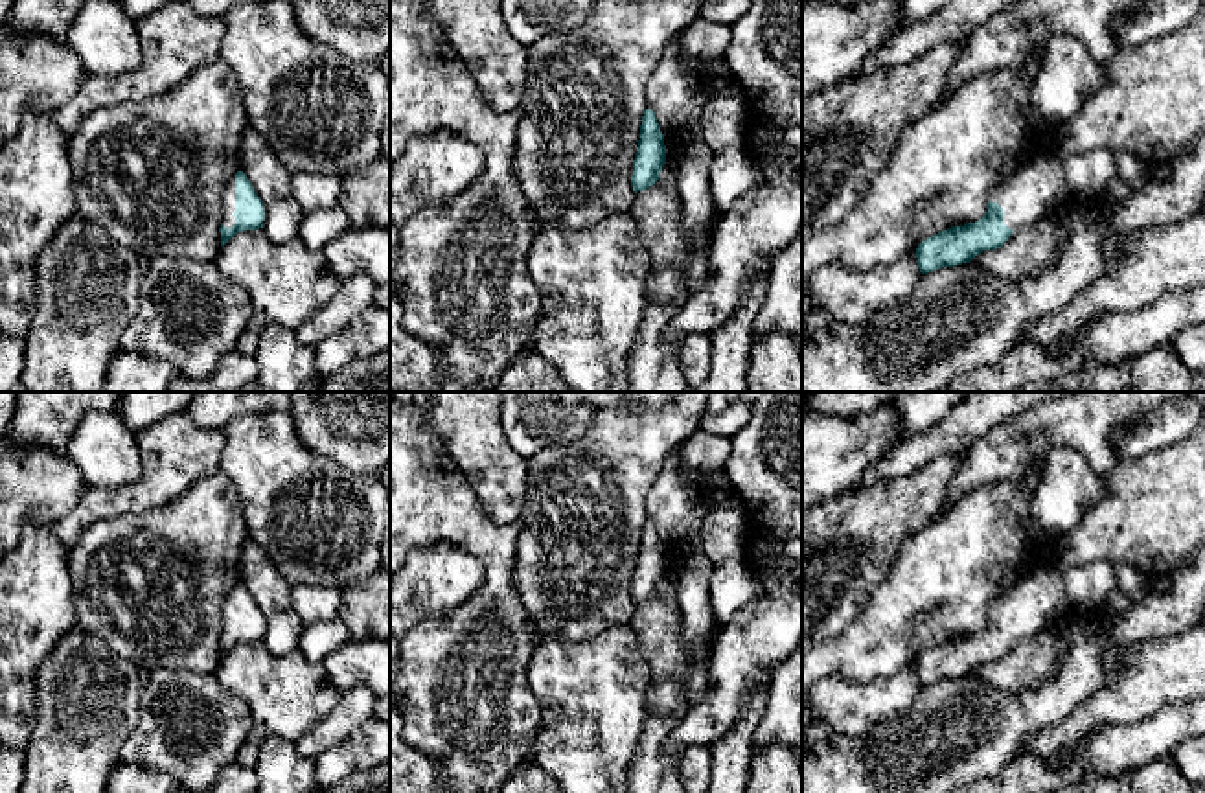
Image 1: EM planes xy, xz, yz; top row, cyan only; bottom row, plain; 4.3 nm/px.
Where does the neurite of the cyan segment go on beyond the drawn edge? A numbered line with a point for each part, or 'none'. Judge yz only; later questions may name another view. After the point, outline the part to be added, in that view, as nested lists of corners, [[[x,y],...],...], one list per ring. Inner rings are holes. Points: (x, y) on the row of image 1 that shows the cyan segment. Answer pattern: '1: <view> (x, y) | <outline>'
1: yz (1150, 102) | [[[1205,0],[1198,15],[1179,29],[1146,44],[1120,50],[1109,63],[1100,66],[1104,72],[1100,86],[1084,98],[1080,110],[1063,125],[1056,144],[992,190],[990,202],[997,202],[1006,212],[1003,223],[1008,228],[1017,230],[1025,224],[1038,223],[1060,206],[1067,195],[1063,178],[1063,162],[1067,156],[1095,147],[1111,153],[1130,151],[1148,169],[1153,169],[1170,166],[1183,149],[1205,132]]]

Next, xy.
1: xy (229, 195) | [[[235,175],[228,180],[223,191],[223,224],[232,228],[235,224]]]

